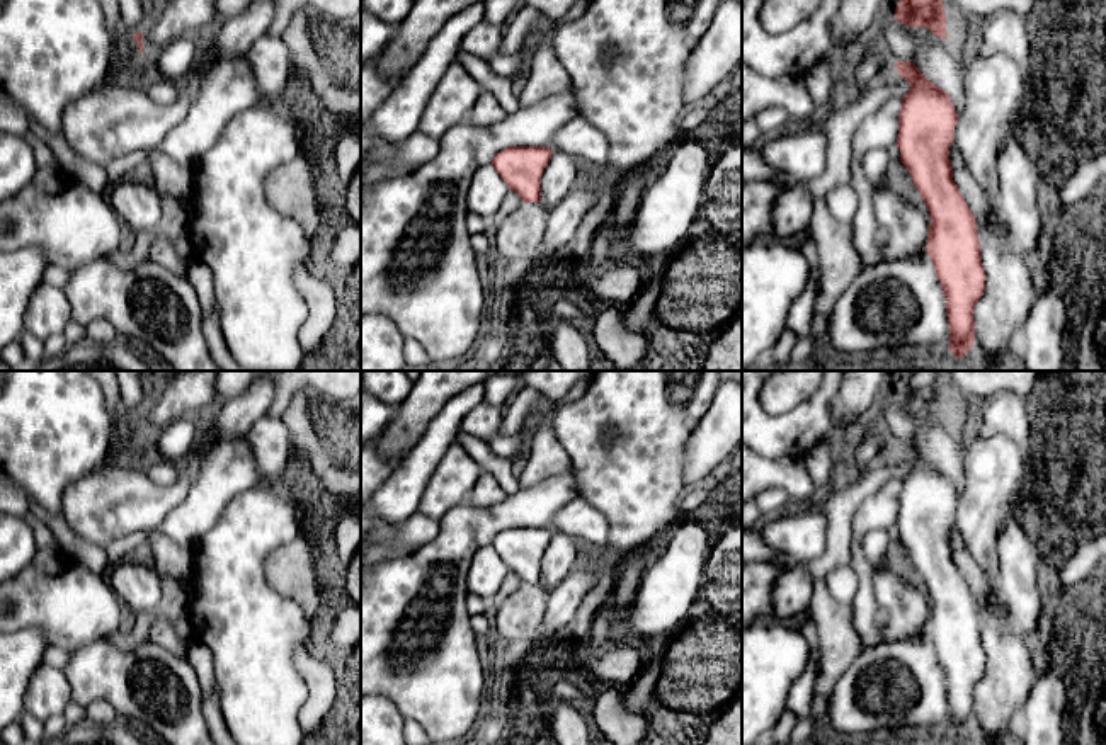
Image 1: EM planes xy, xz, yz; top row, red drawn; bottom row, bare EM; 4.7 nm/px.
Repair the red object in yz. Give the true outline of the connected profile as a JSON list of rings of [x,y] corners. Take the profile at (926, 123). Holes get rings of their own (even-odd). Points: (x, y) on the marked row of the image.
[[[897,61],[910,85],[902,99],[895,146],[931,216],[927,247],[946,298],[948,350],[961,359],[975,342],[975,304],[985,291],[977,219],[953,180],[949,146],[958,114],[949,95],[910,61]]]

